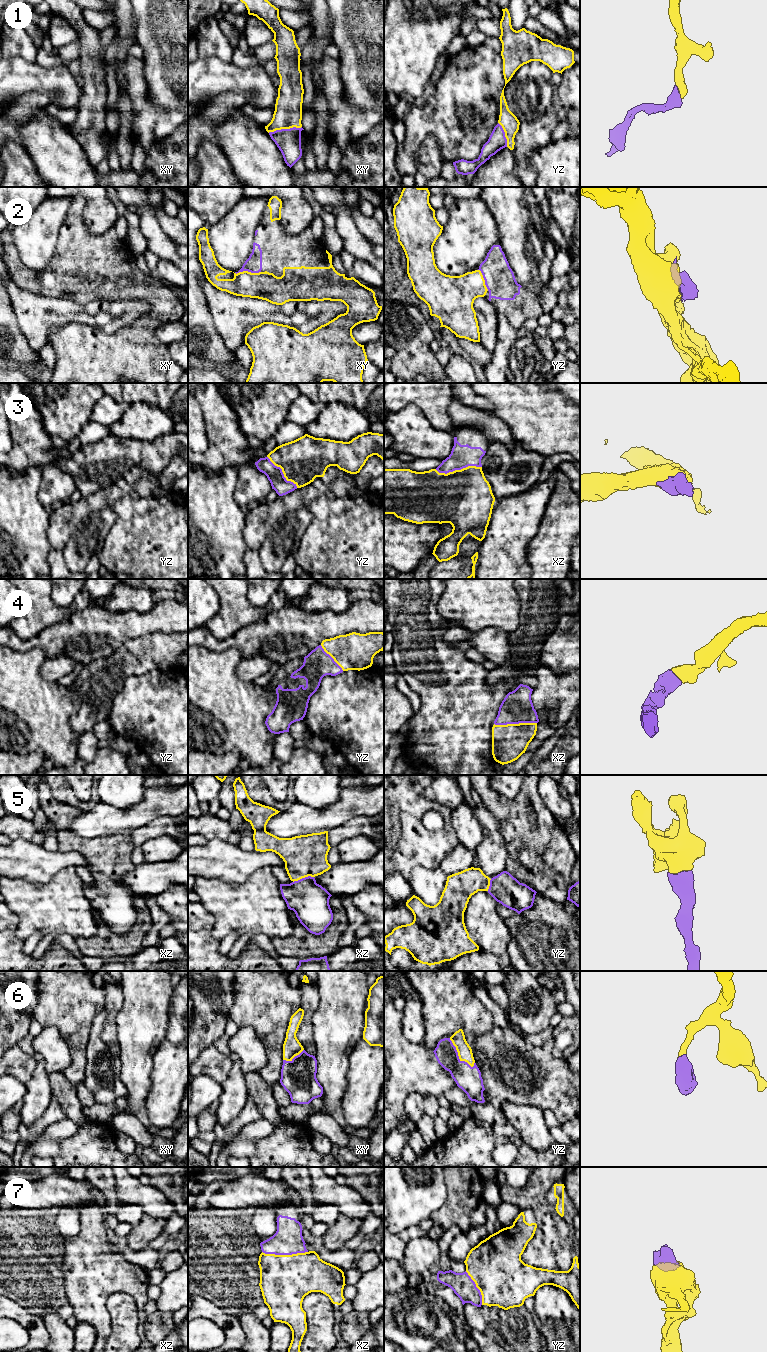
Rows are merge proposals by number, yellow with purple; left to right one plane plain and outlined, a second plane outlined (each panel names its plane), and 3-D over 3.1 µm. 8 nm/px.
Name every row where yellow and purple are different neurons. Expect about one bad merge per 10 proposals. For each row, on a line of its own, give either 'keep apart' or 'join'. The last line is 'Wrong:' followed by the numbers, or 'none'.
1: join
2: join
3: join
4: join
5: join
6: join
7: join
Wrong: none

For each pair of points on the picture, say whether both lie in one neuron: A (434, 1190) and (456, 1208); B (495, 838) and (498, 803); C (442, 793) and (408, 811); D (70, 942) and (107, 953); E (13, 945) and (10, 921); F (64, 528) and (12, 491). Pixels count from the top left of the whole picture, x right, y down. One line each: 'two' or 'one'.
A: two
B: two
C: two
D: two
E: one
F: two

